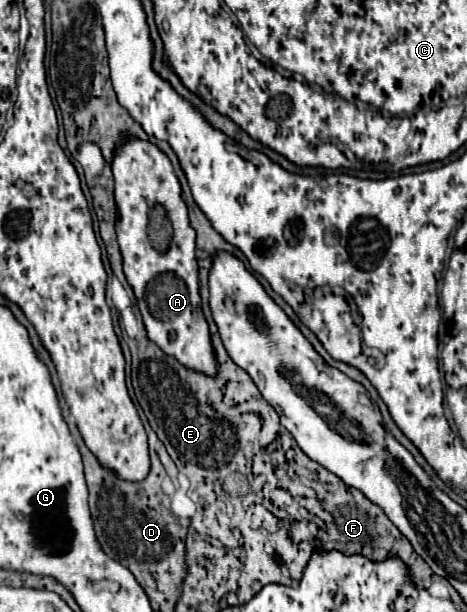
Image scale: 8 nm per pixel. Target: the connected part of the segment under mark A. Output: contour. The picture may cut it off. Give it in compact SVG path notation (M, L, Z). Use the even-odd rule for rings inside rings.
M127 137L113 149L111 171L115 177L114 198L118 218L115 231L123 260L123 272L137 297L149 339L155 341L165 353L177 357L185 367L215 375L217 365L209 327L201 313L195 231L189 225L187 205L181 197L181 185L169 157L155 143ZM155 203L165 205L173 225L173 243L167 247L167 251L157 251L147 237L149 209Z

